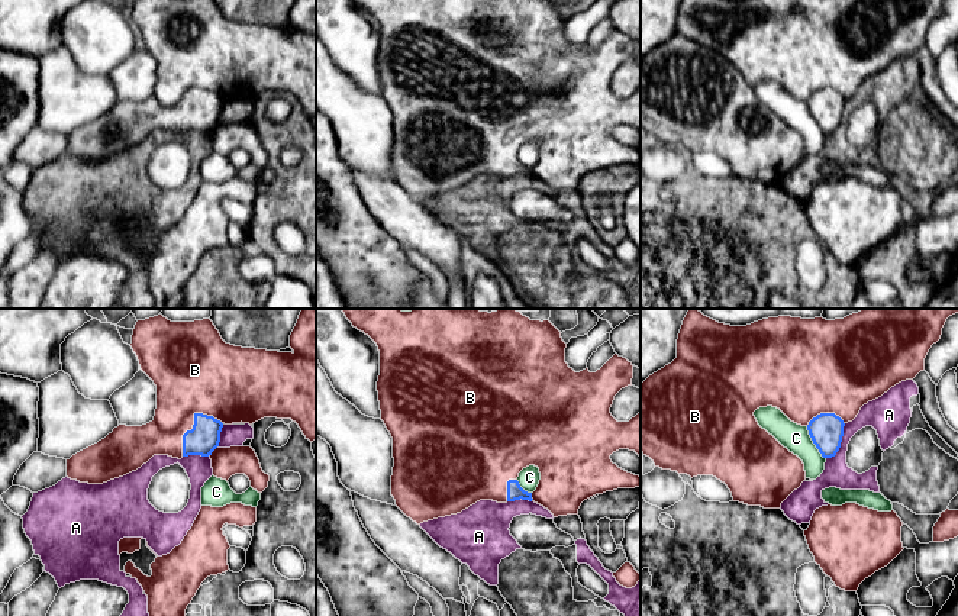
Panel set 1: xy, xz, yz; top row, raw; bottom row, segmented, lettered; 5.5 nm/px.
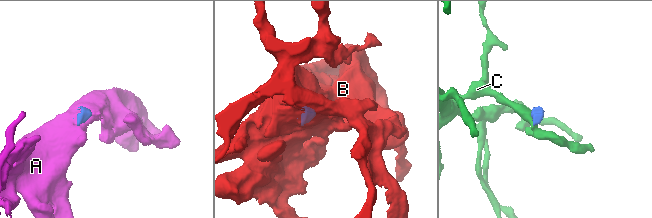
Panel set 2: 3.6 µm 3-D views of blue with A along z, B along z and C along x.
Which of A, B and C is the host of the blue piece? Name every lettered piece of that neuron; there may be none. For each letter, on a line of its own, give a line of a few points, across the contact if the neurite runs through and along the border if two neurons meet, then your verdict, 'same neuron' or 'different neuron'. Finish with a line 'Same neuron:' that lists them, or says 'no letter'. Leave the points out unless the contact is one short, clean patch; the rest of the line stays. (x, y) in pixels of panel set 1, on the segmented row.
A: line yz (845, 423), (839, 450), (826, 458); different neuron
B: line xy (205, 436), (194, 422), (192, 377); same neuron
C: line yz (806, 426), (812, 442), (825, 458); different neuron
Same neuron: B

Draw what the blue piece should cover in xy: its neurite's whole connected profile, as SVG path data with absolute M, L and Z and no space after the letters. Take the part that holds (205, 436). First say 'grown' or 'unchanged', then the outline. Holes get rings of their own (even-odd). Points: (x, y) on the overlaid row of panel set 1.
grown; M301 309L290 335L291 352L242 348L226 344L210 319L194 322L171 322L162 315L138 320L130 344L141 370L157 386L157 409L154 420L142 426L119 425L104 439L77 452L67 459L67 477L80 483L103 484L136 471L154 455L168 455L181 459L201 455L212 459L213 475L229 480L245 474L251 487L262 493L270 475L261 468L251 446L220 448L220 432L225 425L255 423L264 417L291 419L299 425L306 439L316 441L316 309Z

